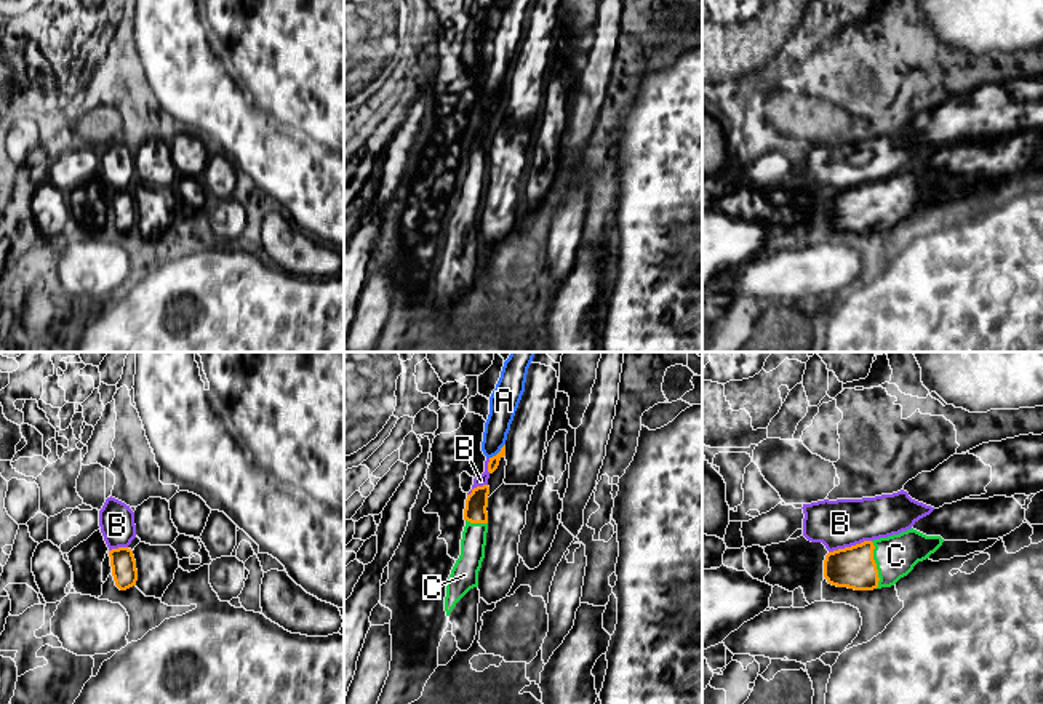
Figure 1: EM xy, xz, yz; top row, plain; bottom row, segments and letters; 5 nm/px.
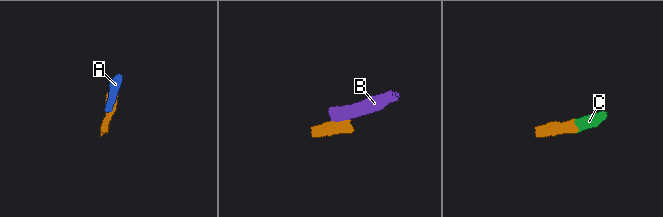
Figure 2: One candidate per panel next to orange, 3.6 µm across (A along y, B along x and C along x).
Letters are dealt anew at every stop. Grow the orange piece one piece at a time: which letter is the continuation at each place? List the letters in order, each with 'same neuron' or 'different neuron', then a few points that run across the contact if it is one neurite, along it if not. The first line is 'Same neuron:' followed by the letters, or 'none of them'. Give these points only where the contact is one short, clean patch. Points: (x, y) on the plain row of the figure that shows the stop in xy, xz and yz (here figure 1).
Same neuron: C
A: different neuron; line xz (504, 85), (490, 100)
B: different neuron; line yz (871, 181), (829, 194)
C: same neuron; line yz (853, 208), (875, 207), (896, 197)

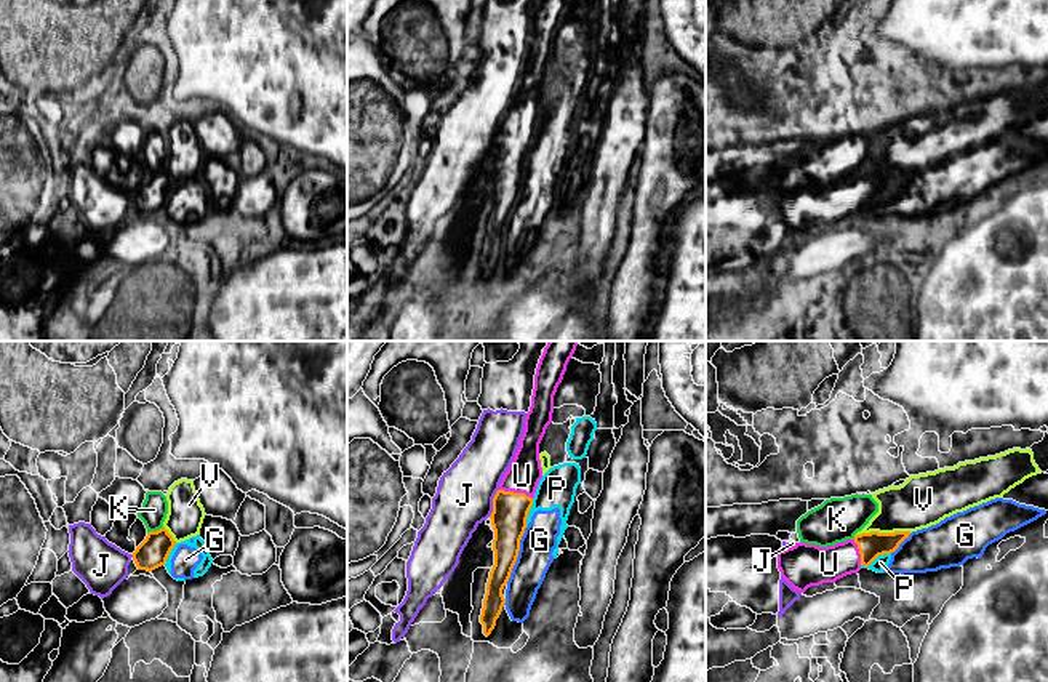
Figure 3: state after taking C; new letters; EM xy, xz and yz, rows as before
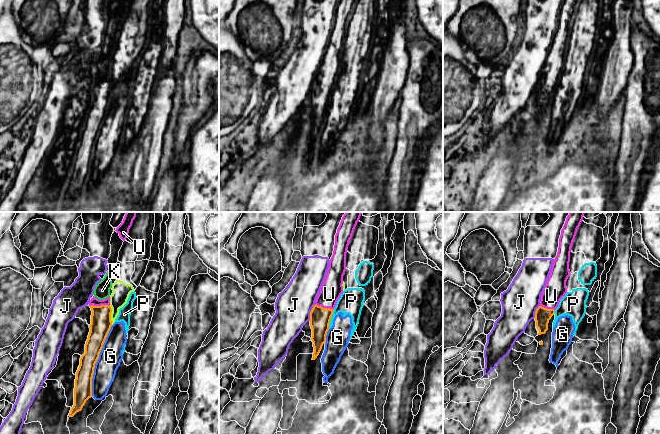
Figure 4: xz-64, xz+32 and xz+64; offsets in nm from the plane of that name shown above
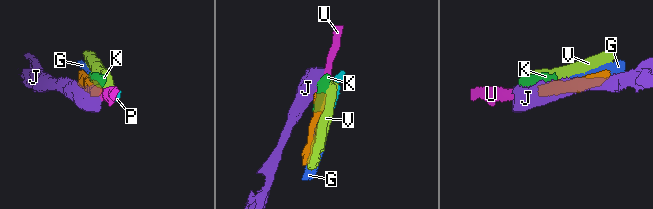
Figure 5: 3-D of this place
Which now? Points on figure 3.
Same neuron: U
G: different neuron
J: different neuron; line xz (498, 130), (493, 140), (493, 152), (488, 157)
K: different neuron; line xy (164, 168), (148, 175)
P: different neuron; line yz (890, 194), (879, 196), (868, 207), (861, 207)
U: same neuron; line xz (511, 151), (516, 135), (525, 112)
V: different neuron; line yz (911, 173), (861, 173), (855, 178)

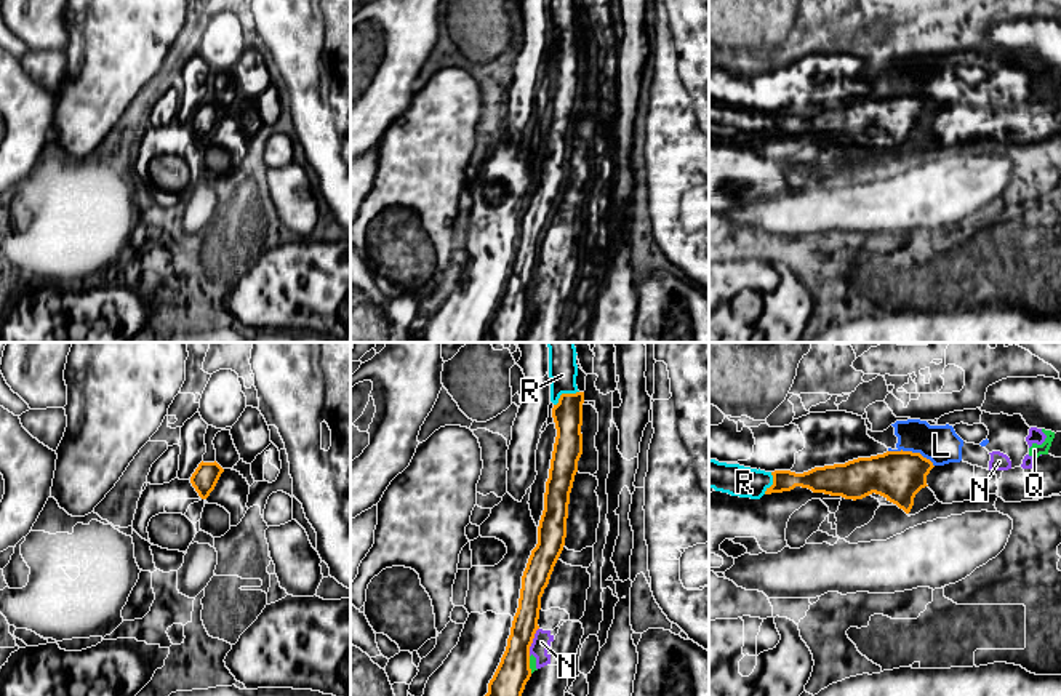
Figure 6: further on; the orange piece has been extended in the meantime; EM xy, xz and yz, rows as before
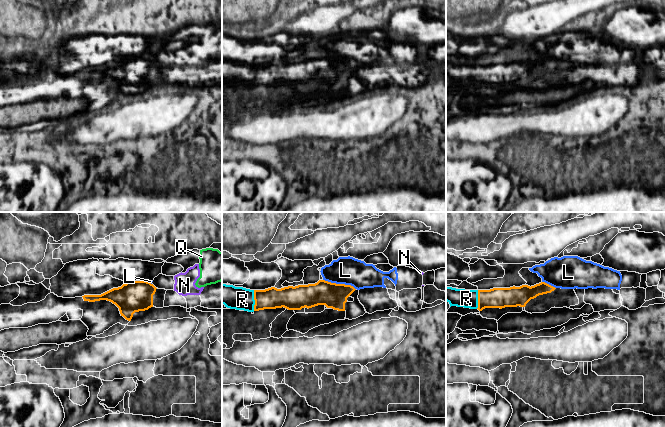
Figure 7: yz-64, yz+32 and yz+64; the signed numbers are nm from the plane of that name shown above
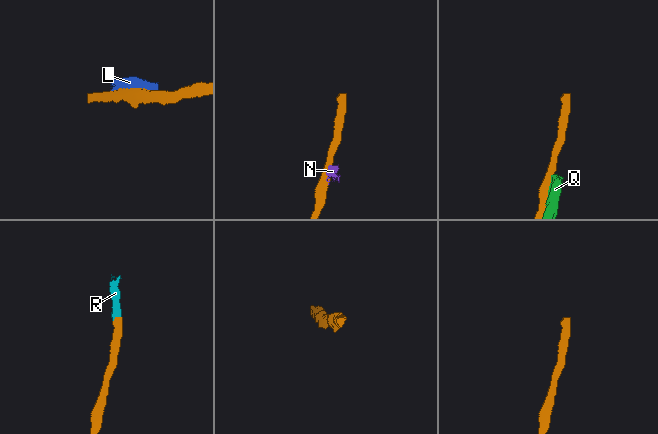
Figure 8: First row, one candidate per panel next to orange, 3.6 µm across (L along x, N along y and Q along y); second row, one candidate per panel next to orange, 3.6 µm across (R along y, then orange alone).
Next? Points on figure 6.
Same neuron: R
L: different neuron
N: different neuron; line xz (538, 269), (528, 296)
Q: different neuron; line xz (528, 298), (532, 314)
R: same neuron; line xz (567, 55), (564, 36), (562, 13)

